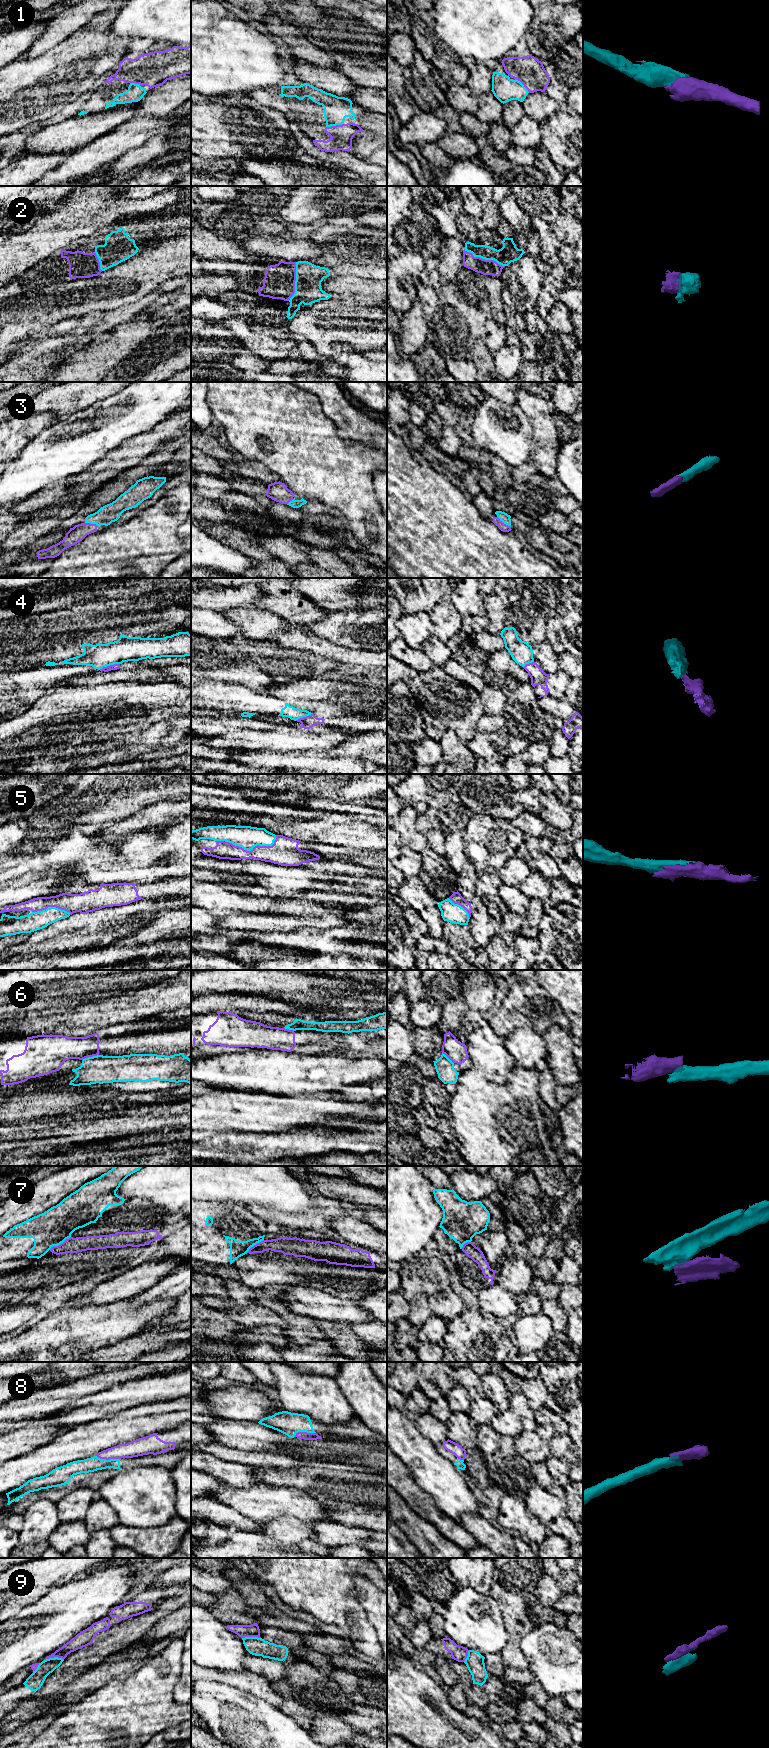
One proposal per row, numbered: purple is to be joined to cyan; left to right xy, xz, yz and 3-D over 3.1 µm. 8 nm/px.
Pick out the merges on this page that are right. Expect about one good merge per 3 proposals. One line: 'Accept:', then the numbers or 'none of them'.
Accept: 1, 2, 3, 5, 8

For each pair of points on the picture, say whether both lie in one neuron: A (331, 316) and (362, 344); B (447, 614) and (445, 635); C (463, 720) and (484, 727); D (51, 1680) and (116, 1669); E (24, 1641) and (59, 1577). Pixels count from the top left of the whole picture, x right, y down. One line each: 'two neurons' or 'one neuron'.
A: one neuron
B: one neuron
C: two neurons
D: two neurons
E: two neurons

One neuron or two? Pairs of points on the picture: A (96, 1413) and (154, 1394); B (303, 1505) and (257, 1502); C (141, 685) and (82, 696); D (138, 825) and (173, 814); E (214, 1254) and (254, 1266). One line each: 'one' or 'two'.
A: one
B: one
C: one
D: one
E: two

